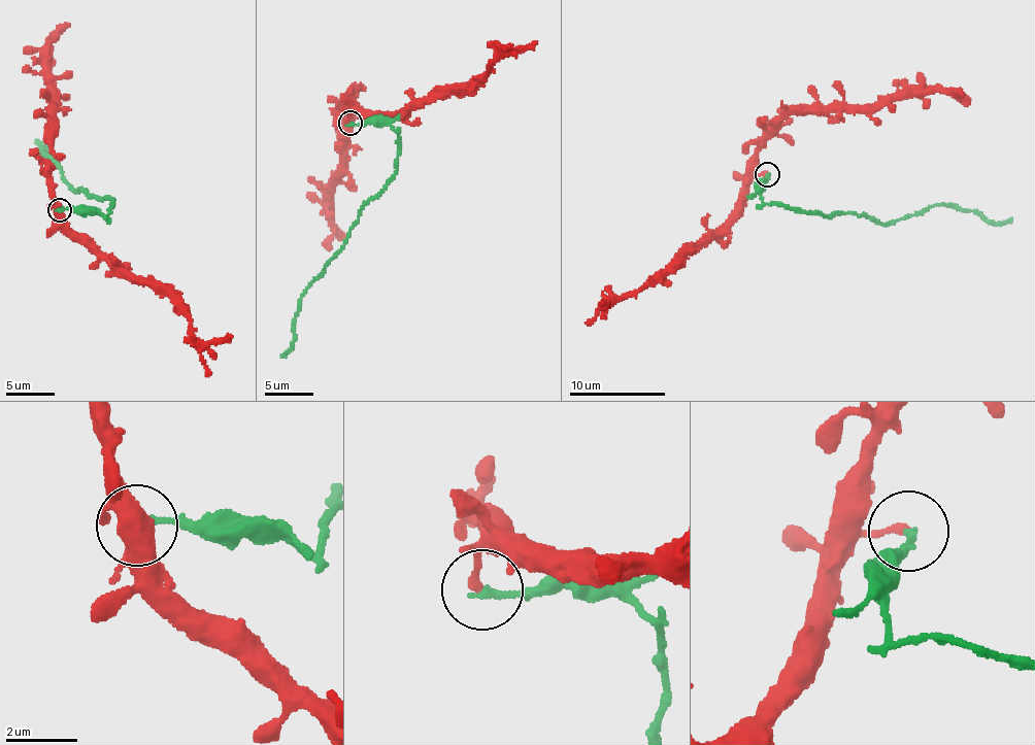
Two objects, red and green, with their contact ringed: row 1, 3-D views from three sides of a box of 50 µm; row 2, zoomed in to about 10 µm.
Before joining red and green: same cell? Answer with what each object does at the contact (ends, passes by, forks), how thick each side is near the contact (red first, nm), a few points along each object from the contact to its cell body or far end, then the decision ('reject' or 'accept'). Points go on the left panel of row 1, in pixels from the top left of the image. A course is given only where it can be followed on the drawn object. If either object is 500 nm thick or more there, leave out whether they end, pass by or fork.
red ends | green ends | 240/240 nm | red via (60, 209), (56, 215), (60, 216), (48, 140), (59, 96), (49, 73), (51, 43), (54, 35), (56, 37) | green via (60, 209), (108, 215), (114, 198), (89, 195), (86, 189), (75, 191), (36, 139) | reject

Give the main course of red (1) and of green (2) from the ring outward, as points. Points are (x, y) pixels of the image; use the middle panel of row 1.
1: (351, 122), (347, 116), (353, 112), (351, 98), (346, 108), (344, 174), (334, 185), (329, 250)
2: (351, 122), (393, 127), (398, 132), (397, 170), (363, 206), (323, 276), (300, 299), (293, 346), (281, 356)

